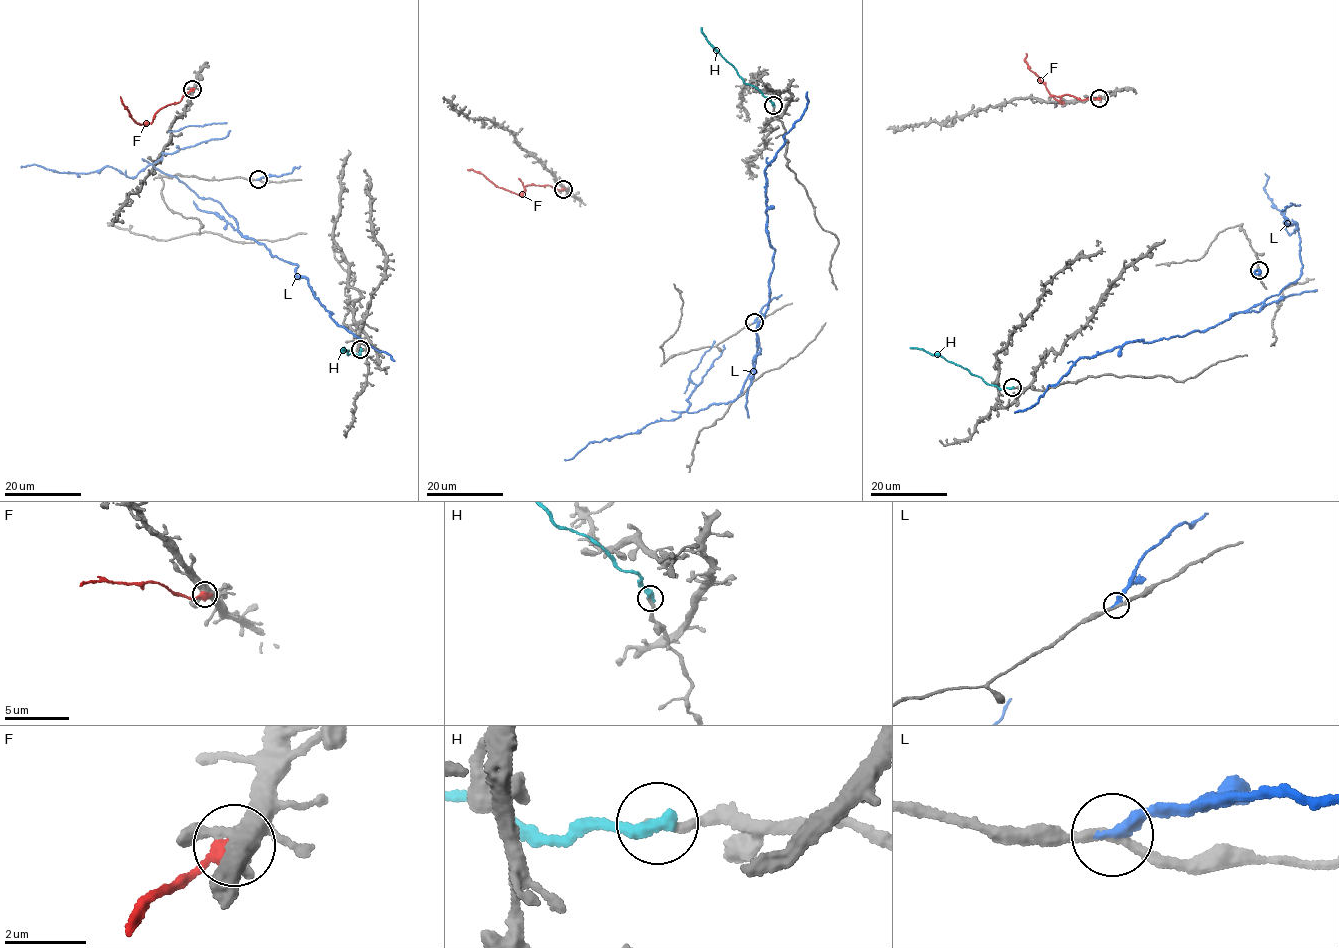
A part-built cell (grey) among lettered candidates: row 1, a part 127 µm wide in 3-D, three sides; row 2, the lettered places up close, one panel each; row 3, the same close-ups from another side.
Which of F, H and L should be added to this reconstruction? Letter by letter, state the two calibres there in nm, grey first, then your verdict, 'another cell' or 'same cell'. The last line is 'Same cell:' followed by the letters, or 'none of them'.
F: calibres 400 and 500 nm; another cell
H: calibres 240 and 440 nm; same cell
L: calibres 240 and 360 nm; another cell
Same cell: H

